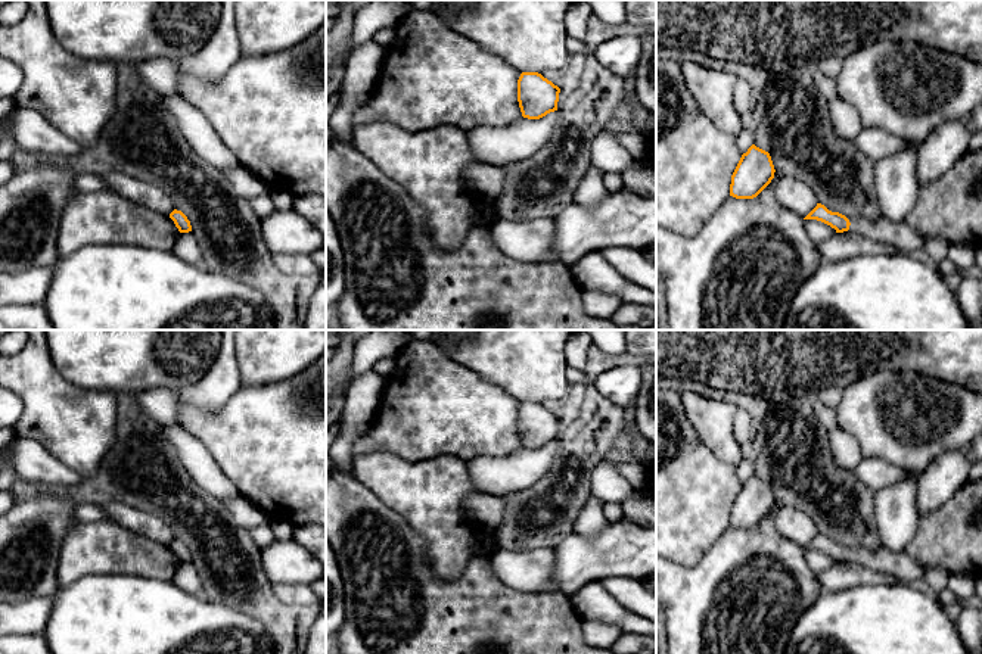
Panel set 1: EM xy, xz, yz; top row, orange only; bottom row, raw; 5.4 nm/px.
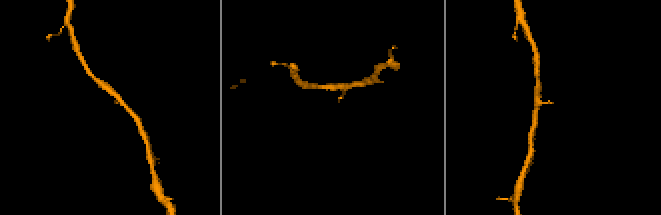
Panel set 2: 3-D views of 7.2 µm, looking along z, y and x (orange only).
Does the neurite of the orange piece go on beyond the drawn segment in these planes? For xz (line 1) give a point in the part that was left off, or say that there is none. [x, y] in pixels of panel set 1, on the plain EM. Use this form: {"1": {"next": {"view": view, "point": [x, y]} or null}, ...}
{"1": {"next": null}}

